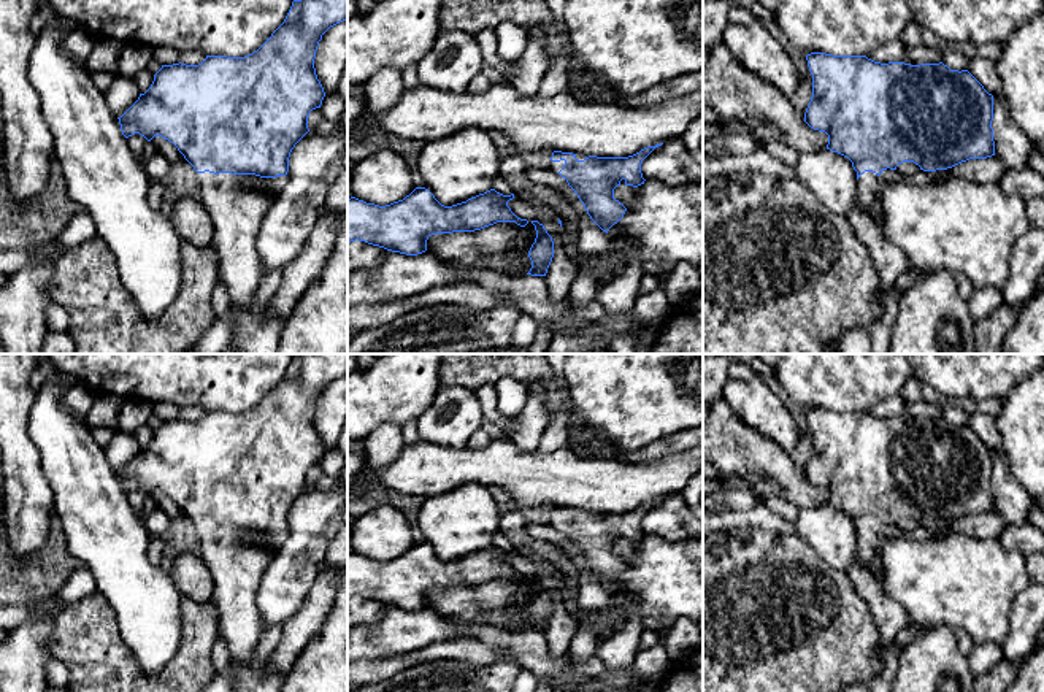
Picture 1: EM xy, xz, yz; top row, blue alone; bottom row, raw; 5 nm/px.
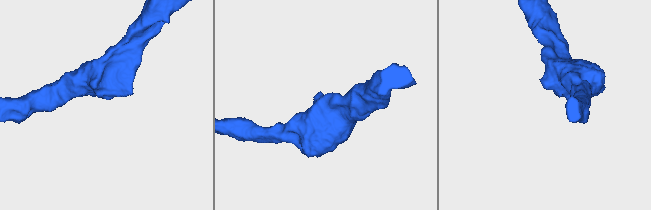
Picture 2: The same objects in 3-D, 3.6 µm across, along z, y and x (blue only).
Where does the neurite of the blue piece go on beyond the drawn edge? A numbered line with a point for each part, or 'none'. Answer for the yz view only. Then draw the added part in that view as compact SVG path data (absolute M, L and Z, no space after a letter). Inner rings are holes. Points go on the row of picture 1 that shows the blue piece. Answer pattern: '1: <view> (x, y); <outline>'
1: yz (868, 186); M865 171L857 181L857 200L855 206L866 211L873 221L882 229L884 217L874 214L874 203L881 195L882 189L881 176L873 171Z

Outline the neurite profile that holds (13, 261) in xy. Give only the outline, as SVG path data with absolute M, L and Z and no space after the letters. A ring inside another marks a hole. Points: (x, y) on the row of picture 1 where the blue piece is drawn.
M48 241L25 249L0 251L0 273L11 275L21 271L36 257L46 257L52 251L54 248Z

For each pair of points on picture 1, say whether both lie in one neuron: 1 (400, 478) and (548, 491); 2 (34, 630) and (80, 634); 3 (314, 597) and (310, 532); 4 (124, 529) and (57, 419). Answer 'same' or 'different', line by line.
1: same
2: different
3: different
4: same

